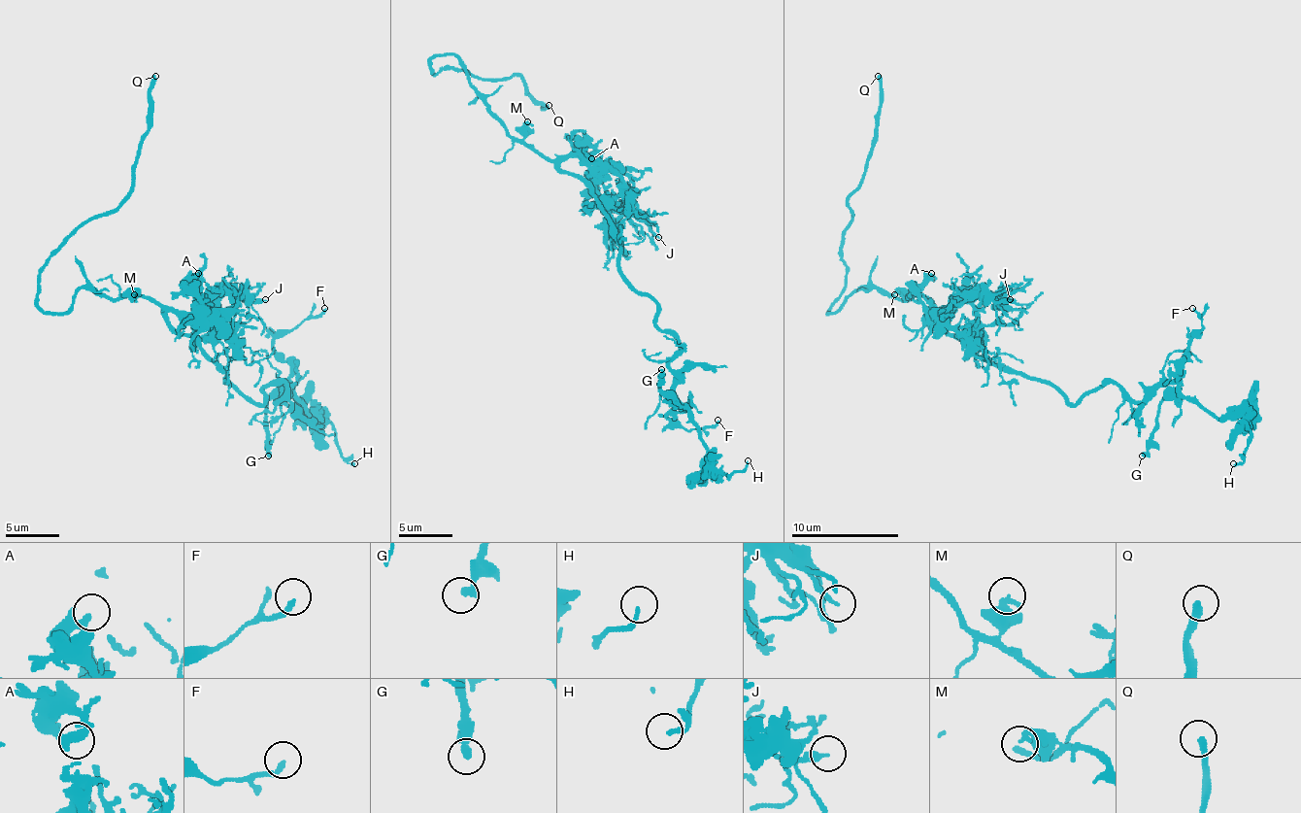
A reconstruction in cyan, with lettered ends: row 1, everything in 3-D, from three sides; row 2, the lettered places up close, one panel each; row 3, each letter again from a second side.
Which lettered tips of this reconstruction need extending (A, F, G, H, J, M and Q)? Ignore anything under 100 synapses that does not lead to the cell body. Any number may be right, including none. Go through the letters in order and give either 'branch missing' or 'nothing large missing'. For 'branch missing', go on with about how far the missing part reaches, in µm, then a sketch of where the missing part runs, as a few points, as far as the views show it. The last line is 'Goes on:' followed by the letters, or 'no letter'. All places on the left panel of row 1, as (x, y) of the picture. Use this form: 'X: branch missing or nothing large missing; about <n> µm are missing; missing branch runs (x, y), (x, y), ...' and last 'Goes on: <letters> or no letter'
A: nothing large missing
F: nothing large missing
G: nothing large missing
H: nothing large missing
J: nothing large missing
M: nothing large missing
Q: branch missing; about 15 µm are missing
Goes on: Q

